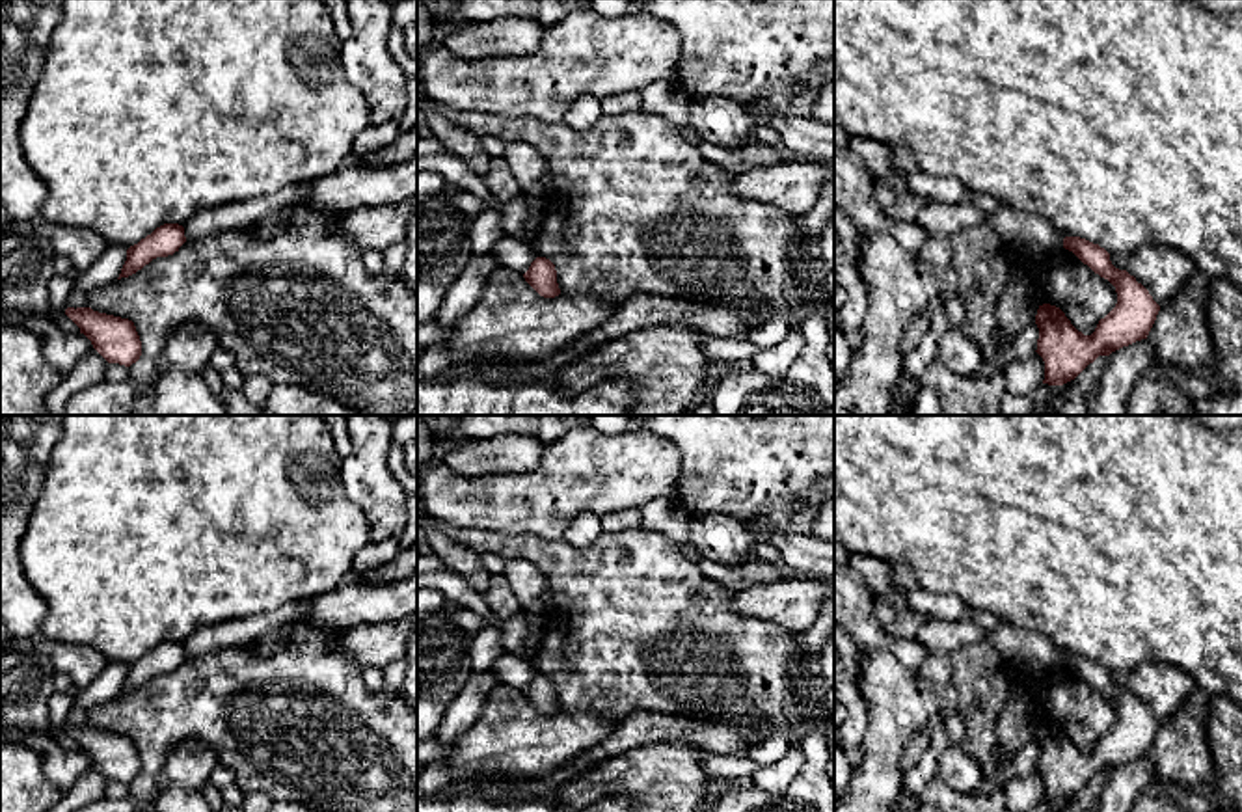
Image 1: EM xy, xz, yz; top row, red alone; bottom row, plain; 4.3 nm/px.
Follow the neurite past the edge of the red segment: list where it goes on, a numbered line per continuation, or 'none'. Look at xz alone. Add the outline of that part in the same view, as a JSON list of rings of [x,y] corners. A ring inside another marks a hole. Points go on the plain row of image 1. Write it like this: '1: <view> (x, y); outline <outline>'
none

